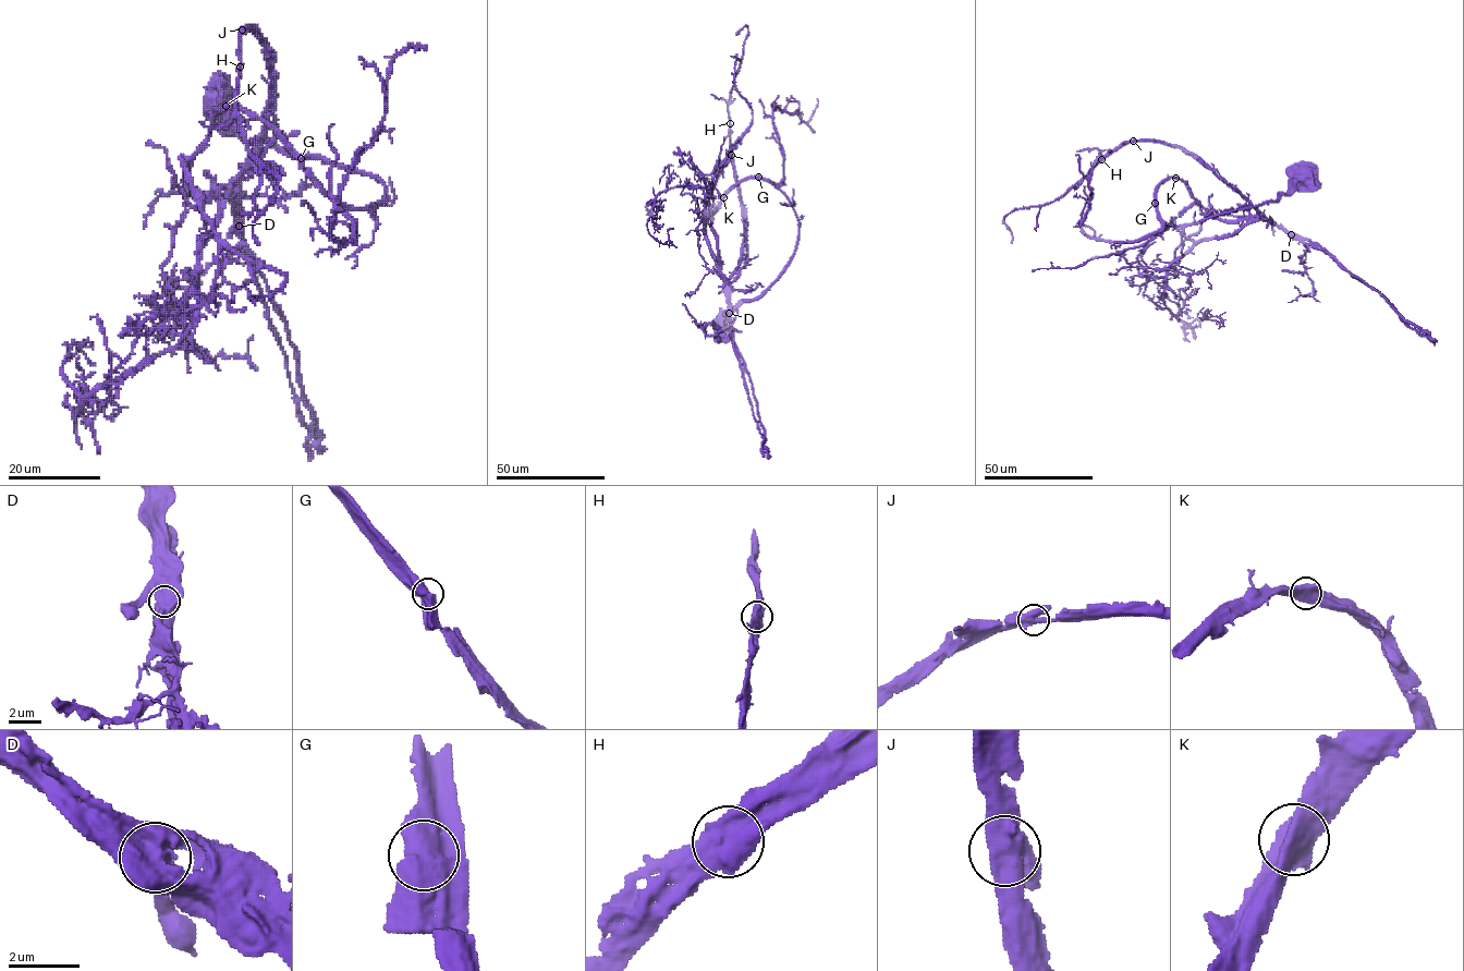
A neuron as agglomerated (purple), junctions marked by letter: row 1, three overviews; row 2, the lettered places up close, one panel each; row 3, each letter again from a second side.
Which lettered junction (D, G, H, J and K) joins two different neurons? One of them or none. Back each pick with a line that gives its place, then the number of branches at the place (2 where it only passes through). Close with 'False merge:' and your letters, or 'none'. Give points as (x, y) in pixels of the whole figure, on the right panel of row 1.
D: place (1291, 234); branches 3
False merge: D

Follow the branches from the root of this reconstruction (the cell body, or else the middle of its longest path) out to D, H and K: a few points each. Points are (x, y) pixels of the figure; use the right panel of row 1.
D: (1303, 179), (1276, 201), (1179, 226), (1160, 218), (1156, 191), (1175, 177), (1220, 219), (1269, 220), (1291, 234)
H: (1303, 179), (1168, 226), (1156, 191), (1172, 177), (1220, 219), (1256, 210), (1166, 143), (1101, 159)
K: (1303, 179), (1276, 201), (1187, 225), (1168, 226), (1156, 206), (1156, 191), (1163, 181), (1175, 178)

